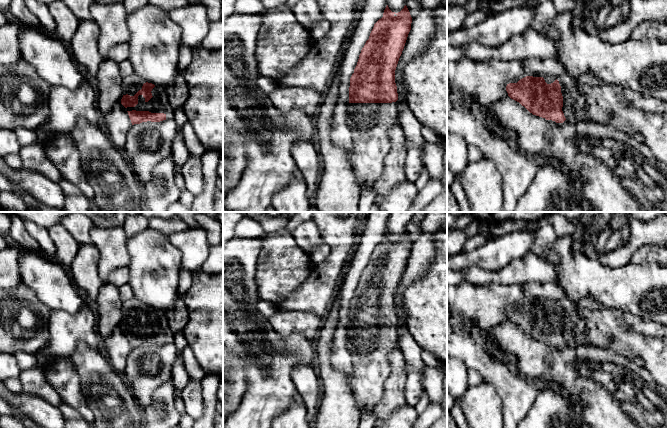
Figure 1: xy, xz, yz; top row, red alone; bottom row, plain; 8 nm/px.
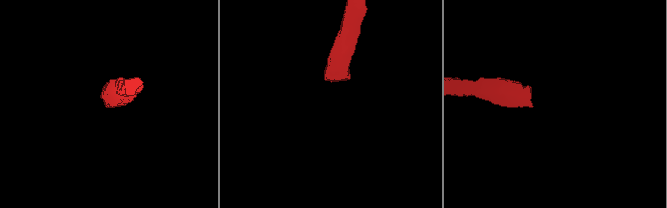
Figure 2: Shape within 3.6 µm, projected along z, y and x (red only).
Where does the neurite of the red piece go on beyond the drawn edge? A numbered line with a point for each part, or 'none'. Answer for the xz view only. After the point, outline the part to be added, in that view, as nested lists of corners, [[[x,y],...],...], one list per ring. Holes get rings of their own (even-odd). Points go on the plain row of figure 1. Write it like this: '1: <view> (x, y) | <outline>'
1: xz (369, 347) | [[[349,327],[347,335],[353,364],[349,386],[360,413],[374,413],[391,373],[389,354],[399,344],[397,327]]]

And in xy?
1: xy (158, 327) | [[[155,310],[152,315],[152,322],[146,326],[143,319],[138,320],[138,328],[135,331],[125,332],[127,335],[149,335],[151,337],[164,337],[166,344],[173,342],[173,332],[169,329],[163,312]]]

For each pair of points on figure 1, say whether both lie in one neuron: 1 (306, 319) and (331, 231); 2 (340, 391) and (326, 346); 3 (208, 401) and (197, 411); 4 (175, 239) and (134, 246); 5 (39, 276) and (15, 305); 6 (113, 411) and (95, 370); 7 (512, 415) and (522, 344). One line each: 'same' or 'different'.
1: different
2: same
3: different
4: different
5: different
6: same
7: different

